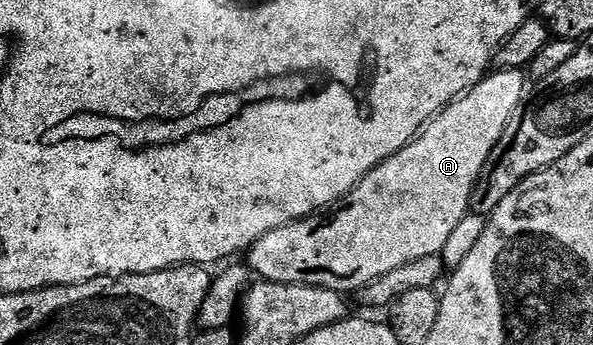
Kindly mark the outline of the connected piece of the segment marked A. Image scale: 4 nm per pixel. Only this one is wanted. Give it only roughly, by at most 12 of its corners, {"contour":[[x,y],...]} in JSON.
{"contour":[[494,70],[330,219],[273,229],[267,283],[357,293],[440,255],[522,106]]}

